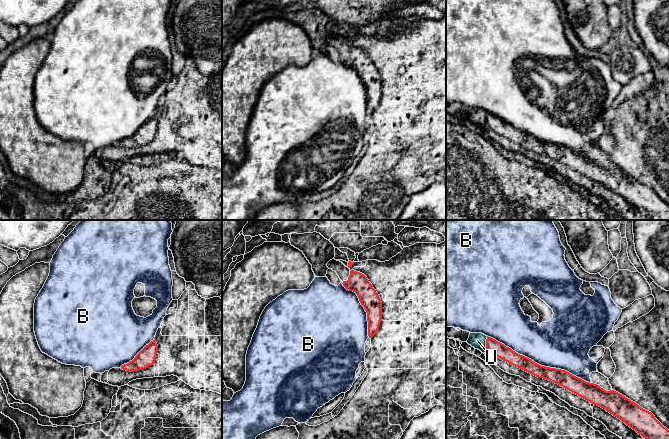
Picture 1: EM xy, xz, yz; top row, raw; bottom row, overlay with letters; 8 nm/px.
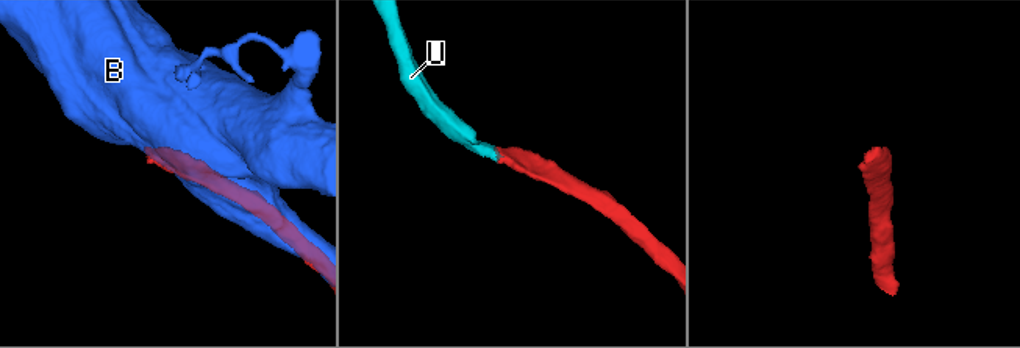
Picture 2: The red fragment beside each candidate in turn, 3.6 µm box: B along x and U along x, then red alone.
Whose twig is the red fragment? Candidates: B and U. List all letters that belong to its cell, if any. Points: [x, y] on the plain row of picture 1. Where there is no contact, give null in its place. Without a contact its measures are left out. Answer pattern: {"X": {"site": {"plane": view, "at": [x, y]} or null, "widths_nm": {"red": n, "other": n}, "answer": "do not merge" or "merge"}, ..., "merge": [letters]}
{"B": {"site": {"plane": "yz", "at": [538, 140]}, "widths_nm": {"red": 130, "other": 400}, "answer": "do not merge"}, "U": {"site": {"plane": "yz", "at": [486, 120]}, "widths_nm": {"red": 120, "other": 130}, "answer": "merge"}, "merge": ["U"]}

